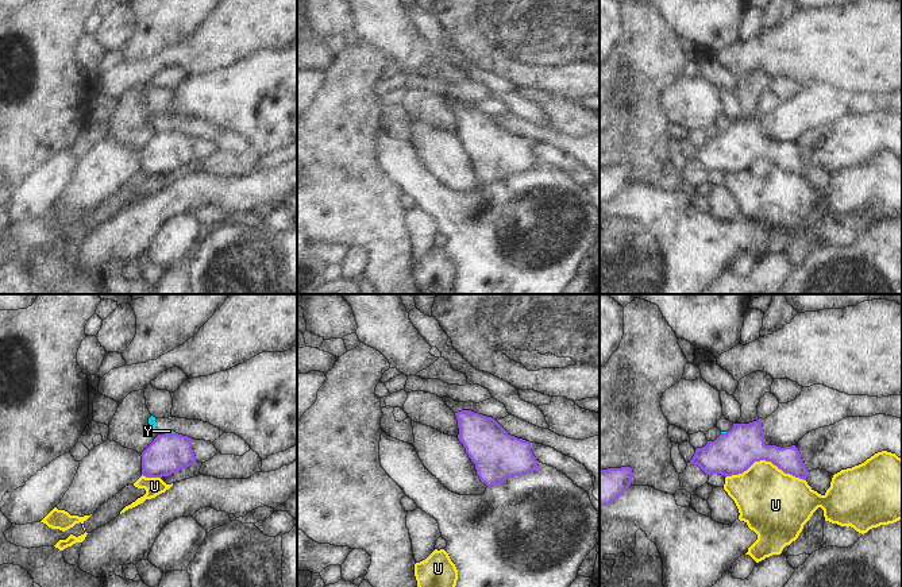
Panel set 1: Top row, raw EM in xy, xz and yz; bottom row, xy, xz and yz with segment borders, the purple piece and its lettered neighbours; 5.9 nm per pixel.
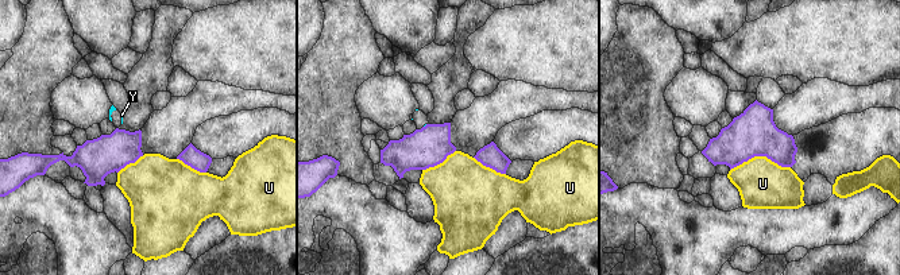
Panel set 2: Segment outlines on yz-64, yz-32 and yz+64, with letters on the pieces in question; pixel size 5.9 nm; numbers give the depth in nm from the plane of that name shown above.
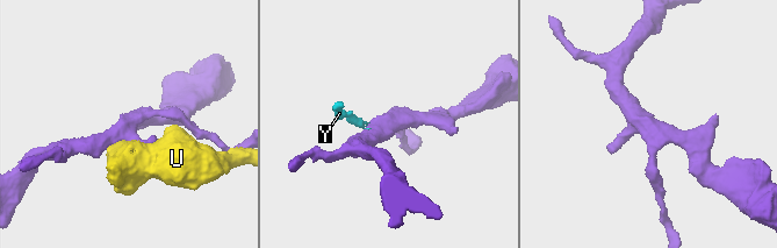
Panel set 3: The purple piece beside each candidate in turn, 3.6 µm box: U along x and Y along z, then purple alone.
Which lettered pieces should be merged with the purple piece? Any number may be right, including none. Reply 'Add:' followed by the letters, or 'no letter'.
Add: no letter

